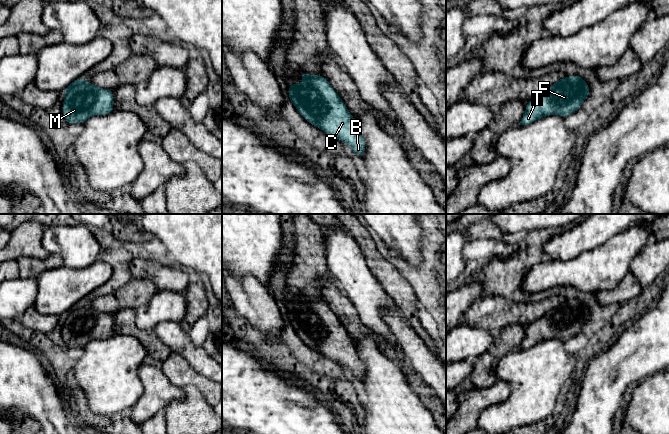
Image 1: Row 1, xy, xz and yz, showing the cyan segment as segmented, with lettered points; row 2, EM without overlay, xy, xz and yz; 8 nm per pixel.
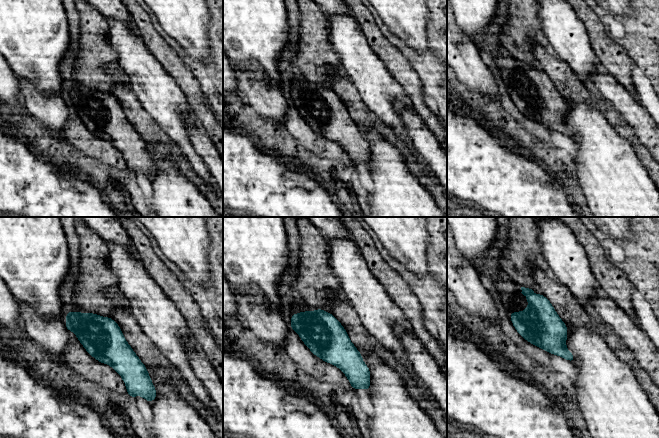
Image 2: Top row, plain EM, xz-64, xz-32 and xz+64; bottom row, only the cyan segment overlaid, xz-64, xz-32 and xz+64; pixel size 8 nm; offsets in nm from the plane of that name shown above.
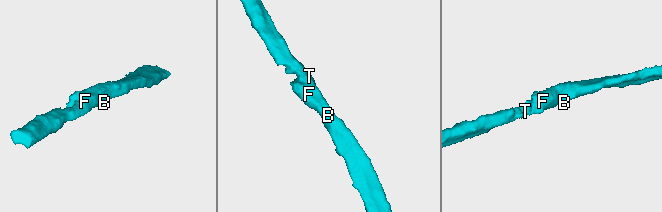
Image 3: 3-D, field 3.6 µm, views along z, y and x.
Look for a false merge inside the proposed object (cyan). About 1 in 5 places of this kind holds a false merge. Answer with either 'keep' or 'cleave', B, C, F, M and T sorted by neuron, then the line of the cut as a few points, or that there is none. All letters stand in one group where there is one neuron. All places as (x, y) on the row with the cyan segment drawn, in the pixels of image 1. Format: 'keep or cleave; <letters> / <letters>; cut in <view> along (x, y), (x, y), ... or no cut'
keep; B C F M T; no cut

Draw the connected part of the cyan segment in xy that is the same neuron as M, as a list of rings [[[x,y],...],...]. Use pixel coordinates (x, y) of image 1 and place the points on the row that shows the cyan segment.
[[[78,78],[65,90],[62,111],[66,124],[84,123],[89,117],[113,111],[113,90],[102,89]]]

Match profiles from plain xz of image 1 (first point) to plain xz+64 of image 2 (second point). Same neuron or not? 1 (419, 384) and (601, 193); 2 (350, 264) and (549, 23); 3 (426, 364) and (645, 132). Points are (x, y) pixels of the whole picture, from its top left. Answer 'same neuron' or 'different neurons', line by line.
1: different neurons
2: same neuron
3: same neuron

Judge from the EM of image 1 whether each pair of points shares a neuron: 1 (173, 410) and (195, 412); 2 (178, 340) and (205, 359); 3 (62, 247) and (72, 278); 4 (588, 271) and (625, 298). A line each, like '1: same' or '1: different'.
1: same
2: same
3: different
4: different

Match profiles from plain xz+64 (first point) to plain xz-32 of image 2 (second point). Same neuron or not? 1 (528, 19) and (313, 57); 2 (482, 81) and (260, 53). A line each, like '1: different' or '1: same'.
1: same
2: different

